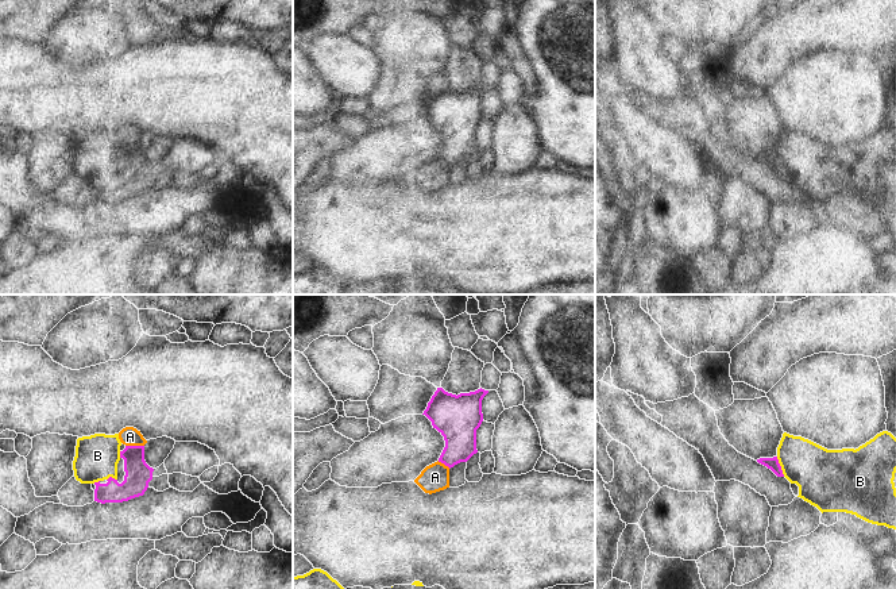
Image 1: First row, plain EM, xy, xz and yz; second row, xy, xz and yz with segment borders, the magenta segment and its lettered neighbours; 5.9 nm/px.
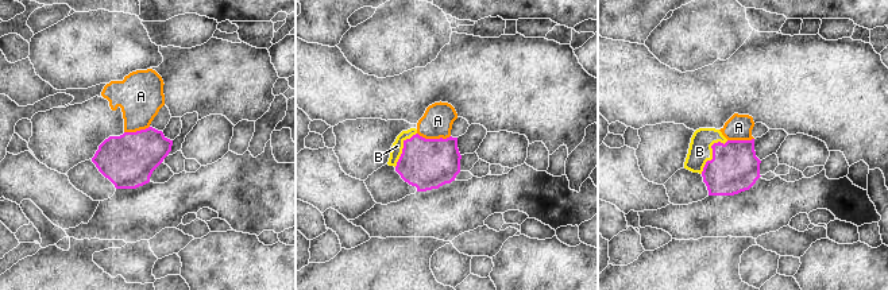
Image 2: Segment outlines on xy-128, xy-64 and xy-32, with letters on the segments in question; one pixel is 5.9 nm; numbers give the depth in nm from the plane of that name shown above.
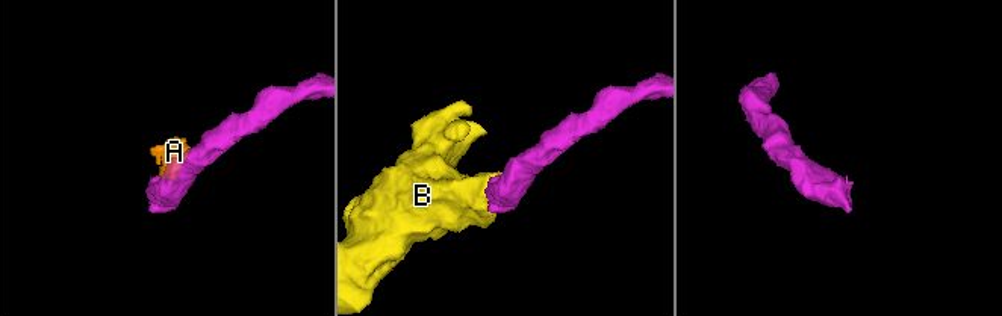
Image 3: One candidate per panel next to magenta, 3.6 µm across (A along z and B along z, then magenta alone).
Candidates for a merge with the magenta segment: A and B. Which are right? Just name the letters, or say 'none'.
B

